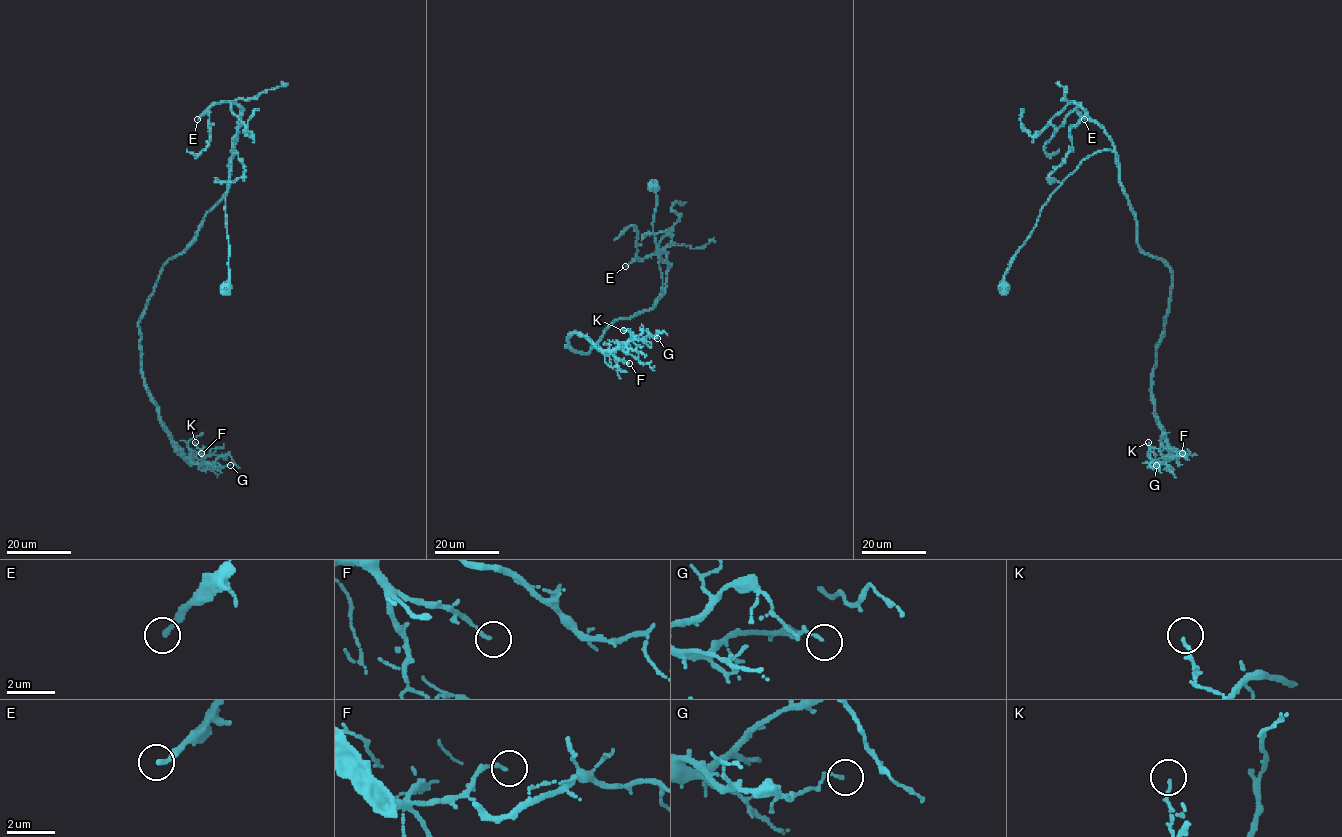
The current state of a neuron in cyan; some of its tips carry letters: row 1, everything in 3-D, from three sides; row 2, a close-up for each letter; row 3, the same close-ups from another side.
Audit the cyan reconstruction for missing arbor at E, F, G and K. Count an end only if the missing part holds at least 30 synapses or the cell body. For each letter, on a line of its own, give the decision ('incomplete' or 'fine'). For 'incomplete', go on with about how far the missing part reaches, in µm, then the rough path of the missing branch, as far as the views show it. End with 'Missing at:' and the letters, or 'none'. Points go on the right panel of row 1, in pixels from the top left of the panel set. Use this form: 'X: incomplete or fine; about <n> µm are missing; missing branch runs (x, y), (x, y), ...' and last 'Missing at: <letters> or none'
E: incomplete; about 10 µm are missing; missing branch runs (1084, 119), (1069, 135), (1065, 134)
F: fine
G: fine
K: fine
Missing at: E

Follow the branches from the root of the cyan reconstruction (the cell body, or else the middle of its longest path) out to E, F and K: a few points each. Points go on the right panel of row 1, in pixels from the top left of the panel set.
E: (1004, 288), (1009, 264), (1051, 194), (1083, 159), (1098, 151), (1115, 150), (1105, 131), (1072, 101), (1084, 119)
F: (1004, 288), (1051, 194), (1083, 159), (1114, 151), (1137, 244), (1172, 274), (1152, 402), (1168, 451), (1182, 453)
K: (1004, 288), (1051, 194), (1114, 151), (1137, 244), (1172, 274), (1152, 377), (1168, 457), (1155, 462), (1148, 442)

